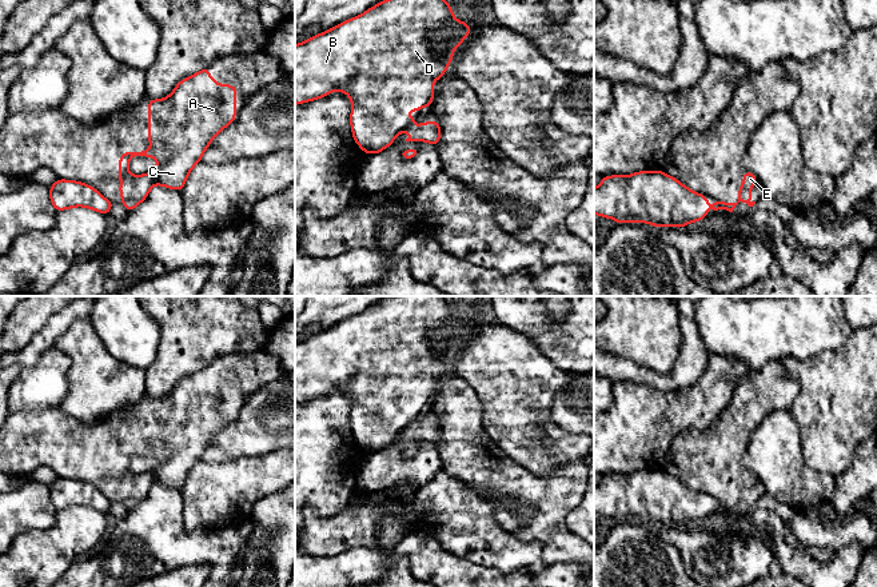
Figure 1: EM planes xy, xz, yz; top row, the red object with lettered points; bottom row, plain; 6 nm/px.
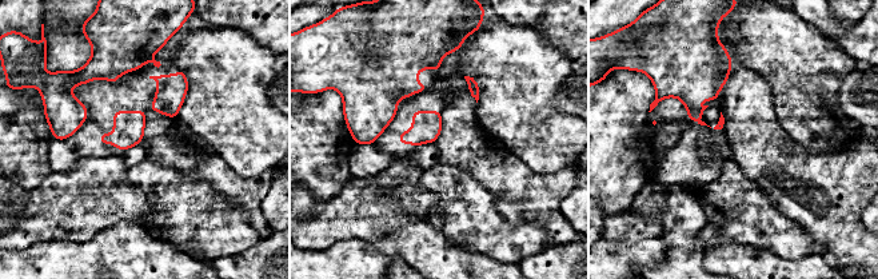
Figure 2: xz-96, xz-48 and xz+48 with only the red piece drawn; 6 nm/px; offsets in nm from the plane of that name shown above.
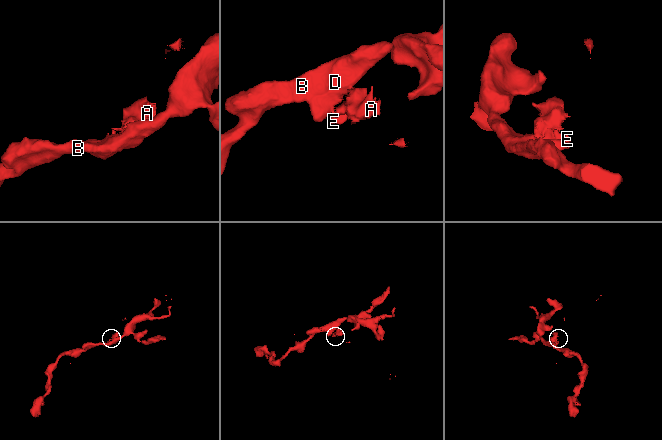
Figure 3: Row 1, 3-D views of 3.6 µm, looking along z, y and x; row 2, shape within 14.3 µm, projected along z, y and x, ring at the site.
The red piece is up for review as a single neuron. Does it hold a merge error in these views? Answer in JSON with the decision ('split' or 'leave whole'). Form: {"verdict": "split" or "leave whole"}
{"verdict": "split"}

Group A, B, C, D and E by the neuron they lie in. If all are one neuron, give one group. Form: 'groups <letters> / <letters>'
groups A C E / B D

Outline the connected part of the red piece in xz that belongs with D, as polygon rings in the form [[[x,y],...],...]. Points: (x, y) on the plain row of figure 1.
[[[392,296],[379,300],[364,312],[295,344],[295,404],[318,399],[340,390],[348,394],[352,407],[350,423],[354,440],[362,451],[376,454],[390,446],[415,419],[403,410],[419,410],[434,400],[432,380],[443,376],[453,360],[454,348],[471,332],[471,324],[454,316],[451,303],[442,296]]]

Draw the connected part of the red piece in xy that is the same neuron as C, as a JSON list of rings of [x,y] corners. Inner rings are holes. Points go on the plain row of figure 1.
[[[210,366],[180,379],[170,395],[148,399],[148,450],[123,450],[119,456],[121,504],[129,511],[144,500],[154,483],[183,490],[191,468],[200,462],[204,450],[226,426],[236,418],[236,384],[212,379]],[[155,456],[158,466],[144,474],[129,474],[129,458]]]

